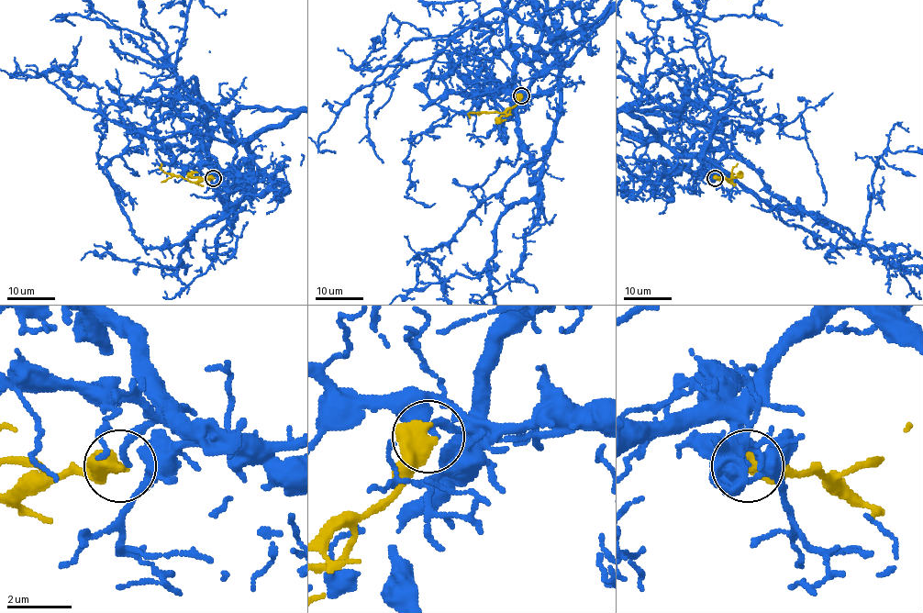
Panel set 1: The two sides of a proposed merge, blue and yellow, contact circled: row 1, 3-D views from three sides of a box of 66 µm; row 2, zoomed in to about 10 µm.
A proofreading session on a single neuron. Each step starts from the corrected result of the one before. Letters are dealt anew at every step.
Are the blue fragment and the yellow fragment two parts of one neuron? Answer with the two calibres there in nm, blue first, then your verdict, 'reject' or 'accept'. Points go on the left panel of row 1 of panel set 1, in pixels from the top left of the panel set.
180 nm thick on the blue side, 750 nm on the other; accept

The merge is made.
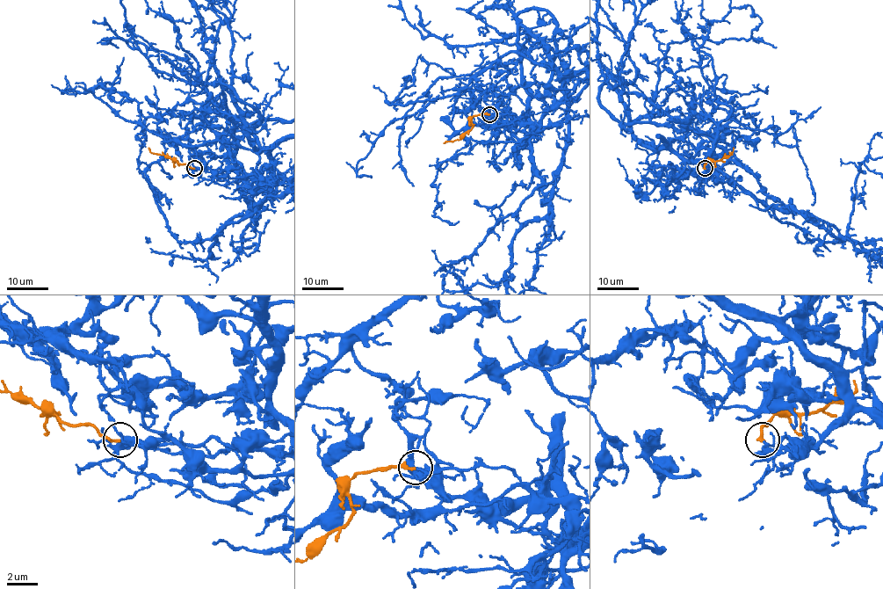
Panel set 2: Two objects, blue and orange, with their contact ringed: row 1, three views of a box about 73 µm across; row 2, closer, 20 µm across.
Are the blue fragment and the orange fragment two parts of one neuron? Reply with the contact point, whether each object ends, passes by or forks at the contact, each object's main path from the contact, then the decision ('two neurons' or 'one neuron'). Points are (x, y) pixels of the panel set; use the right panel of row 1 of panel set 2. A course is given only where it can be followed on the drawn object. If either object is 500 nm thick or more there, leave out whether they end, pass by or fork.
(705, 168) | blue passes by | orange ends | blue via (705, 168), (633, 134), (619, 69), (633, 3) | orange via (704, 168), (708, 161), (727, 158), (733, 148) | one neuron

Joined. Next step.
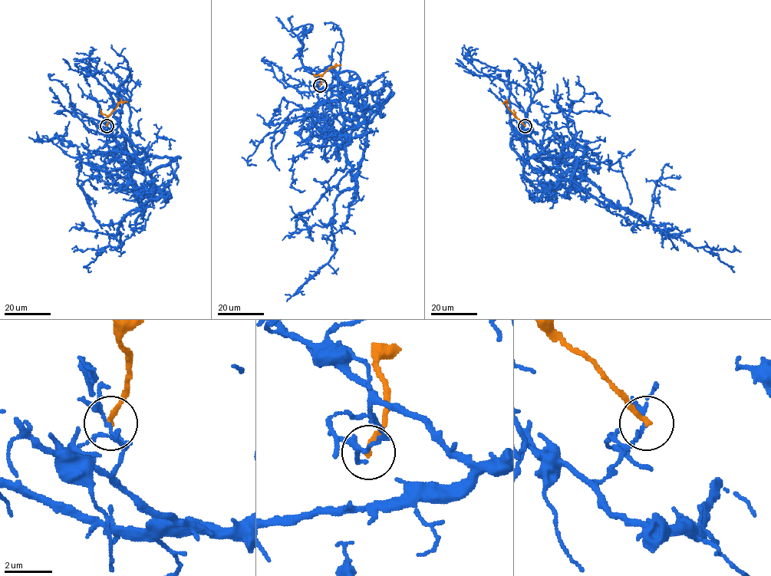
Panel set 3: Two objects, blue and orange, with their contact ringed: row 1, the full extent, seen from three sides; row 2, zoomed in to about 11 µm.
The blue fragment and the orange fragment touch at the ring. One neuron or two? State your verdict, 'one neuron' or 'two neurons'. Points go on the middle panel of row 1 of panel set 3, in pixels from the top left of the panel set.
two neurons

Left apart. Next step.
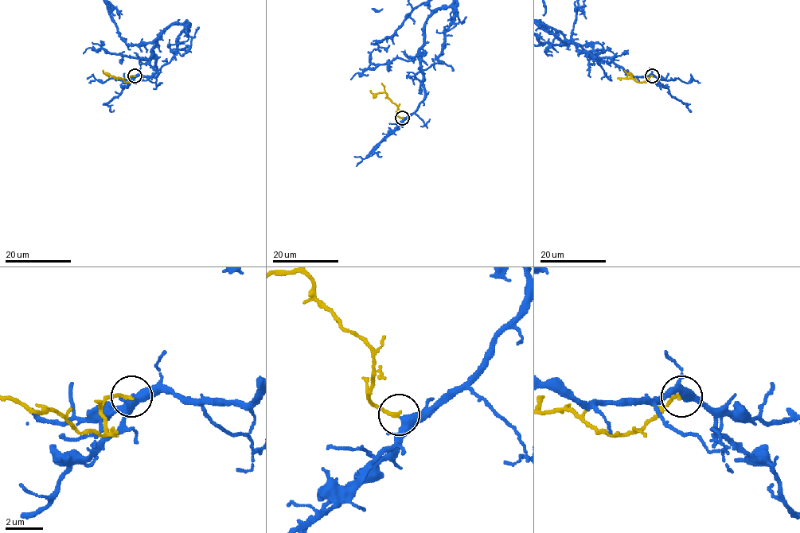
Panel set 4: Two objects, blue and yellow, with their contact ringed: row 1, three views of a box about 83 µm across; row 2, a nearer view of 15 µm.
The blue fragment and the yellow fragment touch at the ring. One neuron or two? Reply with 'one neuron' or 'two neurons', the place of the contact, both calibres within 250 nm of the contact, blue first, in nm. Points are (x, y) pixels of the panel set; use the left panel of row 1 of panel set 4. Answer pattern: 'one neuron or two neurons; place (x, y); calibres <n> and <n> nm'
one neuron; place (134, 75); calibres 300 and 180 nm

